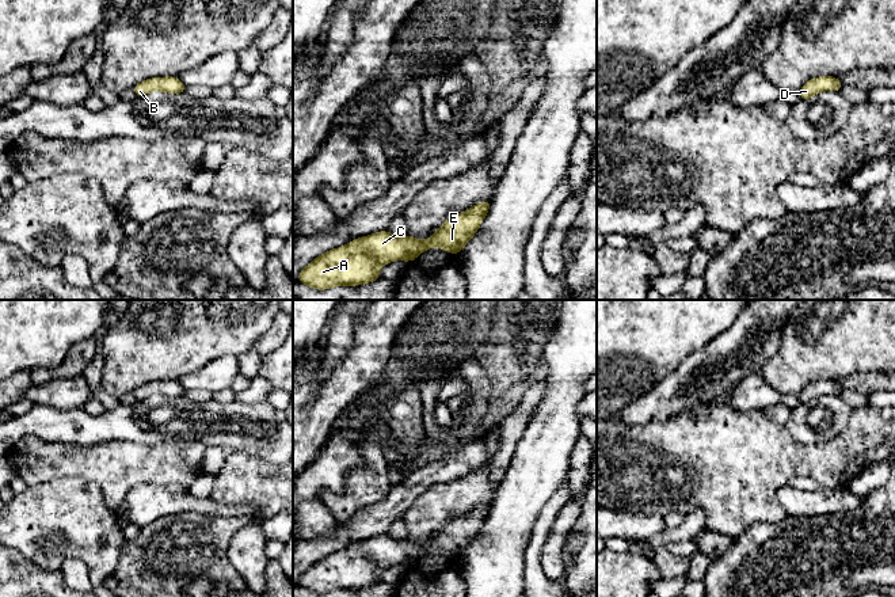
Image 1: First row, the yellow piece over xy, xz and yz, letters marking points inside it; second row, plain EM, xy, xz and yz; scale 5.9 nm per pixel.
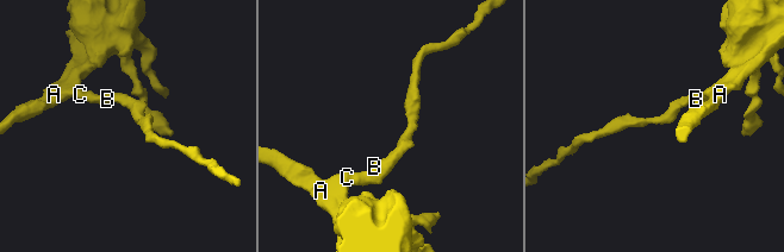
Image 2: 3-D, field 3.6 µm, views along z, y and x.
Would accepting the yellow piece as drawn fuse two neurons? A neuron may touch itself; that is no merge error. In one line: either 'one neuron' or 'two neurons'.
one neuron

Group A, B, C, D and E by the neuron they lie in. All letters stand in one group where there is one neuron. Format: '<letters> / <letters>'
A B C D E

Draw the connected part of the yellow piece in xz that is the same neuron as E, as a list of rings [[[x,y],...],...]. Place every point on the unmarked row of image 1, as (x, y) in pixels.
[[[480,505],[465,517],[456,517],[434,535],[429,544],[396,540],[388,535],[357,541],[339,552],[332,552],[304,571],[297,585],[317,594],[334,590],[358,590],[380,582],[380,571],[393,566],[411,566],[429,552],[441,551],[446,556],[461,558],[475,540],[490,514],[491,505]]]

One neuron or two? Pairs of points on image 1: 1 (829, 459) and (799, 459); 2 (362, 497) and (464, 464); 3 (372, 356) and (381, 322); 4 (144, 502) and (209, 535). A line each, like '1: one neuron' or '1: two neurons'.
1: one neuron
2: two neurons
3: one neuron
4: two neurons

